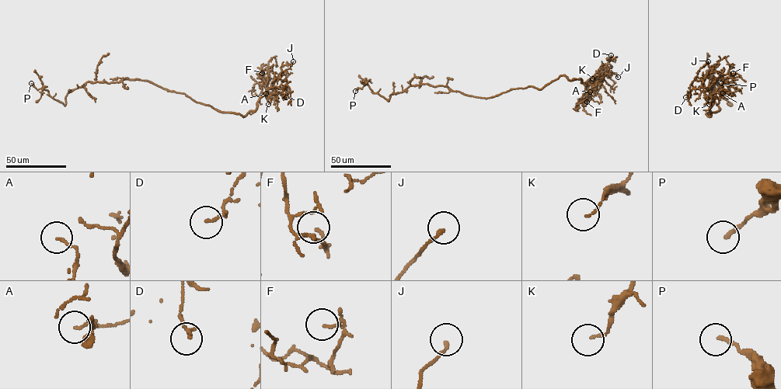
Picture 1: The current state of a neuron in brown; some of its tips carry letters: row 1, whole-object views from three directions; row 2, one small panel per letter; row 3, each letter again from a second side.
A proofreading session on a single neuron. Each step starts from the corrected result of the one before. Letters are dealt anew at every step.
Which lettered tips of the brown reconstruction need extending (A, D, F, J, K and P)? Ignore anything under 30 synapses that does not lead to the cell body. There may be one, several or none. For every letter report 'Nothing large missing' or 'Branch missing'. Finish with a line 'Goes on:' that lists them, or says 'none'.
A: Nothing large missing
D: Nothing large missing
F: Nothing large missing
J: Nothing large missing
K: Nothing large missing
P: Nothing large missing
Goes on: none

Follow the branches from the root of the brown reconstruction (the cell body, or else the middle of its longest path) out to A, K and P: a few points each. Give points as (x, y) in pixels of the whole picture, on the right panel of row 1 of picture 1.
A: (728, 89), (719, 95), (719, 109), (706, 113), (709, 116), (713, 96), (721, 97), (723, 93)
K: (728, 89), (719, 95), (717, 104), (719, 109), (706, 113), (710, 116), (716, 94), (708, 100), (709, 104)
P: (728, 89), (725, 80), (714, 82), (723, 89), (730, 105), (715, 88), (719, 90), (721, 83)

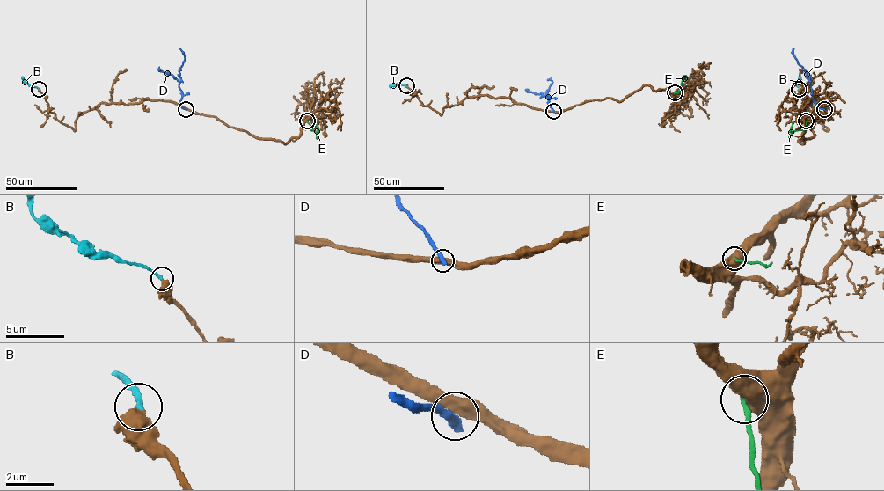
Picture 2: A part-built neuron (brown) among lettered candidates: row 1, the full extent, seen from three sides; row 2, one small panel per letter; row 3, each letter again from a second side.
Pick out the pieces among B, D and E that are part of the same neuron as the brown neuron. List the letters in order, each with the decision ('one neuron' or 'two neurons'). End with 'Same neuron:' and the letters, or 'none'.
B: one neuron
D: two neurons
E: two neurons
Same neuron: B

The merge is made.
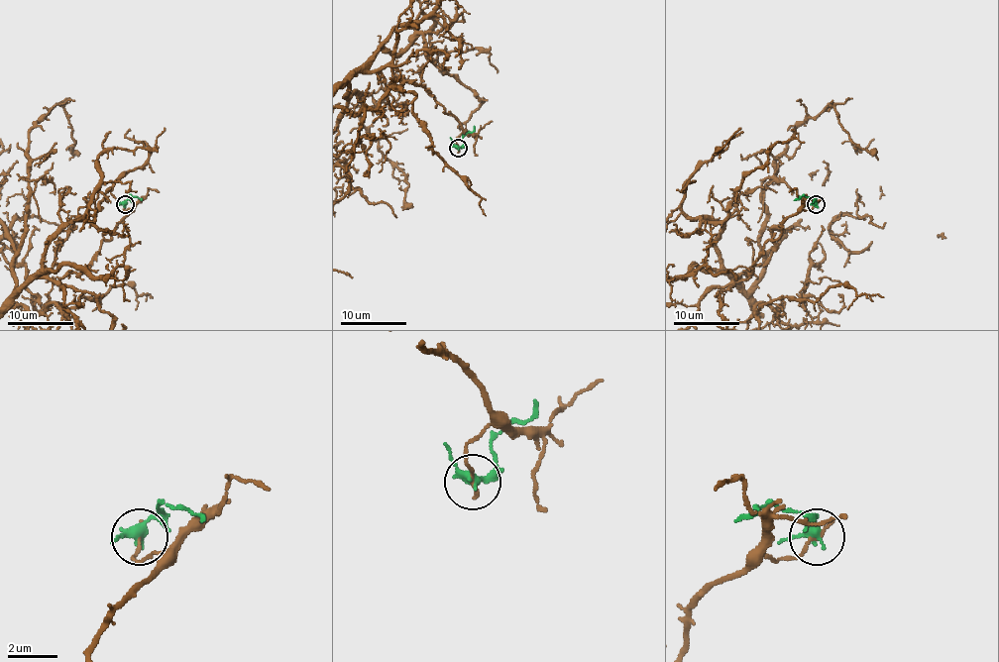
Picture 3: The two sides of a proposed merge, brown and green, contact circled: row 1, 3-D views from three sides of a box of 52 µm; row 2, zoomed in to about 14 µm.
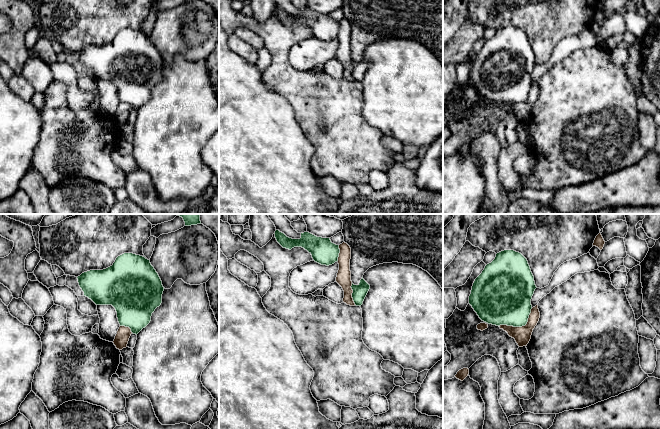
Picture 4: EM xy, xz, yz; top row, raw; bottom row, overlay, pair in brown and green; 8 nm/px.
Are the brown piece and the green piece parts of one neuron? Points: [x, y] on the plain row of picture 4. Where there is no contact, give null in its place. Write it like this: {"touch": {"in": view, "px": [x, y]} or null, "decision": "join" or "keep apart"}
{"touch": {"in": "yz", "px": [520, 103]}, "decision": "keep apart"}

